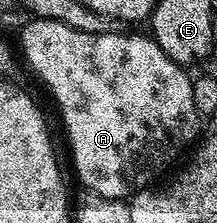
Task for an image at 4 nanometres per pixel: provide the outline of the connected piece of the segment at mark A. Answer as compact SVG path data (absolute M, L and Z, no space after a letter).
M38 17L22 27L19 53L23 61L25 56L30 71L49 88L65 124L73 169L90 194L132 198L134 193L152 186L153 180L198 136L199 116L192 98L191 77L161 50L152 36L128 31L91 35Z

